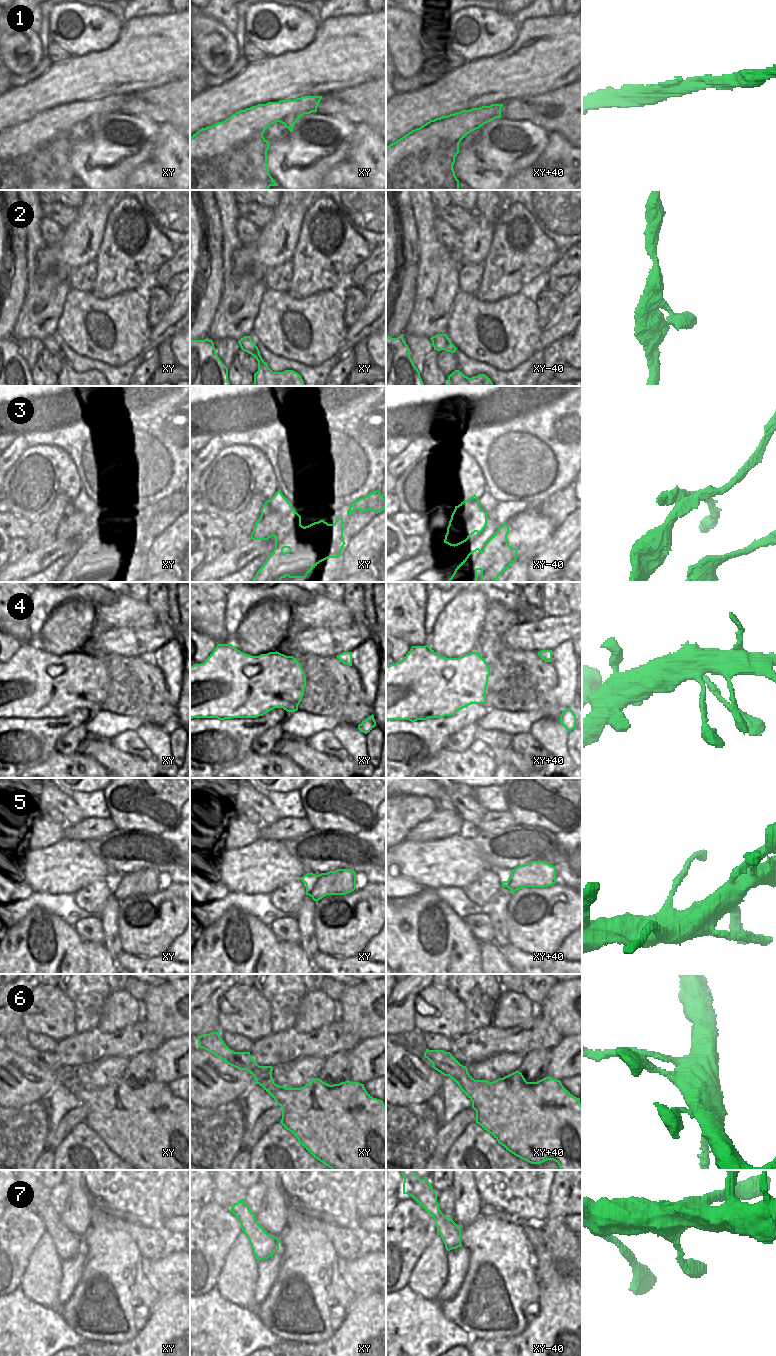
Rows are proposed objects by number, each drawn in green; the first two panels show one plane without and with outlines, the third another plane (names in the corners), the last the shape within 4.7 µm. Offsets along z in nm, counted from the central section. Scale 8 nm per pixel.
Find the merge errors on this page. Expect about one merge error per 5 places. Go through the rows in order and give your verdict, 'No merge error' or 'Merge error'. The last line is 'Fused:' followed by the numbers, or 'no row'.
1: No merge error
2: No merge error
3: Merge error
4: No merge error
5: No merge error
6: No merge error
7: No merge error
Fused: 3.

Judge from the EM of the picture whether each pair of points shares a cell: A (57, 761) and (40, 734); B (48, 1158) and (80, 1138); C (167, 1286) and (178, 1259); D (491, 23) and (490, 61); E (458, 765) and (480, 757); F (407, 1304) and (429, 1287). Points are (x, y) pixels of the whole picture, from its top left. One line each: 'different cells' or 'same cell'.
A: different cells
B: different cells
C: same cell
D: different cells
E: same cell
F: different cells

